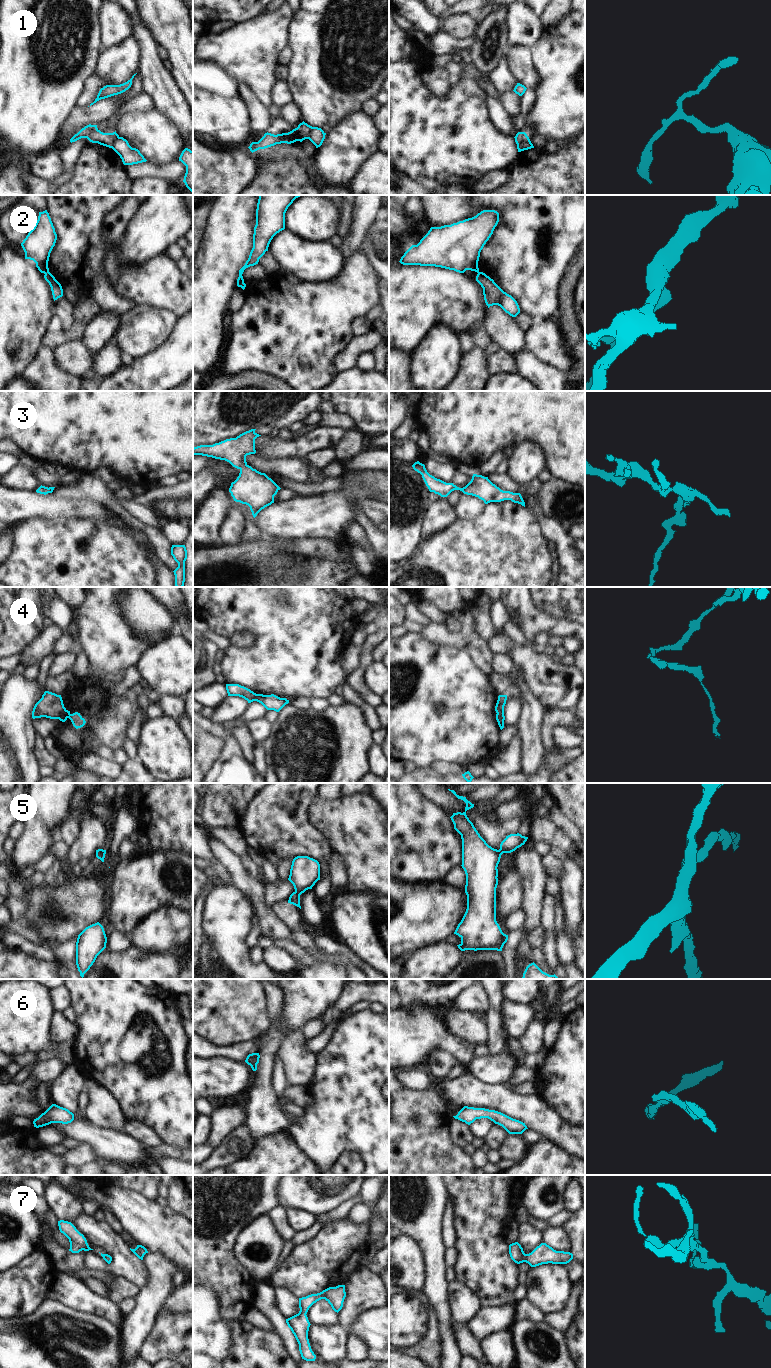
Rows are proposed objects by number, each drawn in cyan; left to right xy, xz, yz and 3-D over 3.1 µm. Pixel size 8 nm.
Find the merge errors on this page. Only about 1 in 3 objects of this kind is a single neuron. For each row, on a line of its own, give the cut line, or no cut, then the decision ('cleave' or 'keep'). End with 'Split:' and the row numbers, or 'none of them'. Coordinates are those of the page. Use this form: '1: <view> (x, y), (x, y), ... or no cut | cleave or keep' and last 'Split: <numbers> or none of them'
1: xz (312, 127), (307, 138) | cleave
2: xy (48, 271), (45, 274) | cleave
3: no cut | keep
4: xy (66, 710), (58, 718) | cleave
5: no cut | keep
6: no cut | keep
7: no cut | keep
Split: 1, 2, 4

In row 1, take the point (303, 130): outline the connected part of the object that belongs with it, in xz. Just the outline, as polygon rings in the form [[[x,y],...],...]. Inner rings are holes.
[[[303,121],[297,128],[288,133],[274,135],[267,132],[258,142],[252,142],[248,148],[253,153],[259,149],[265,149],[276,144],[291,144],[296,141],[302,142],[303,140],[308,139],[311,130],[312,126]]]

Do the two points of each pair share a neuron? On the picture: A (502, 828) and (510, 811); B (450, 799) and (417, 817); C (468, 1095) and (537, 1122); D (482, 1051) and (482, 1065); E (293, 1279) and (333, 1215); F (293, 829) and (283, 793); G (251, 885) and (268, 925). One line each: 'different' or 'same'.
A: different
B: different
C: same
D: different
E: different
F: same
G: same

